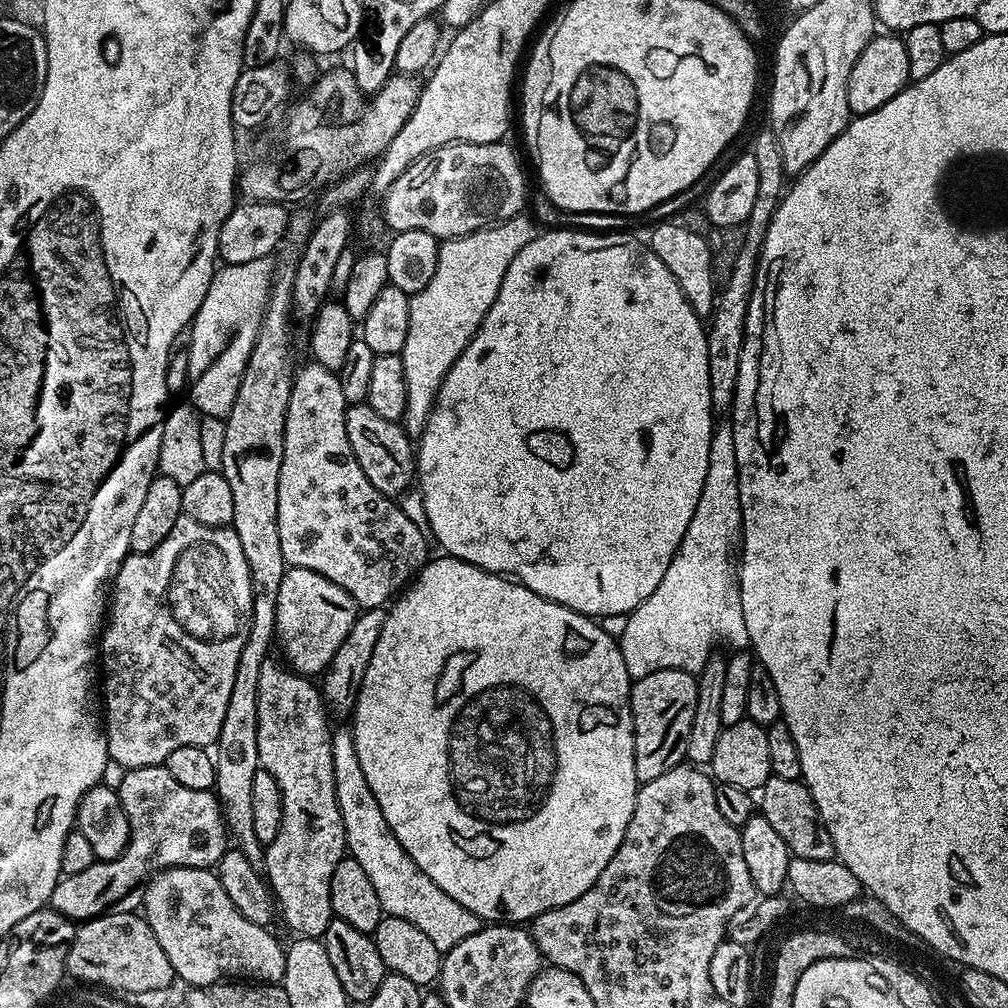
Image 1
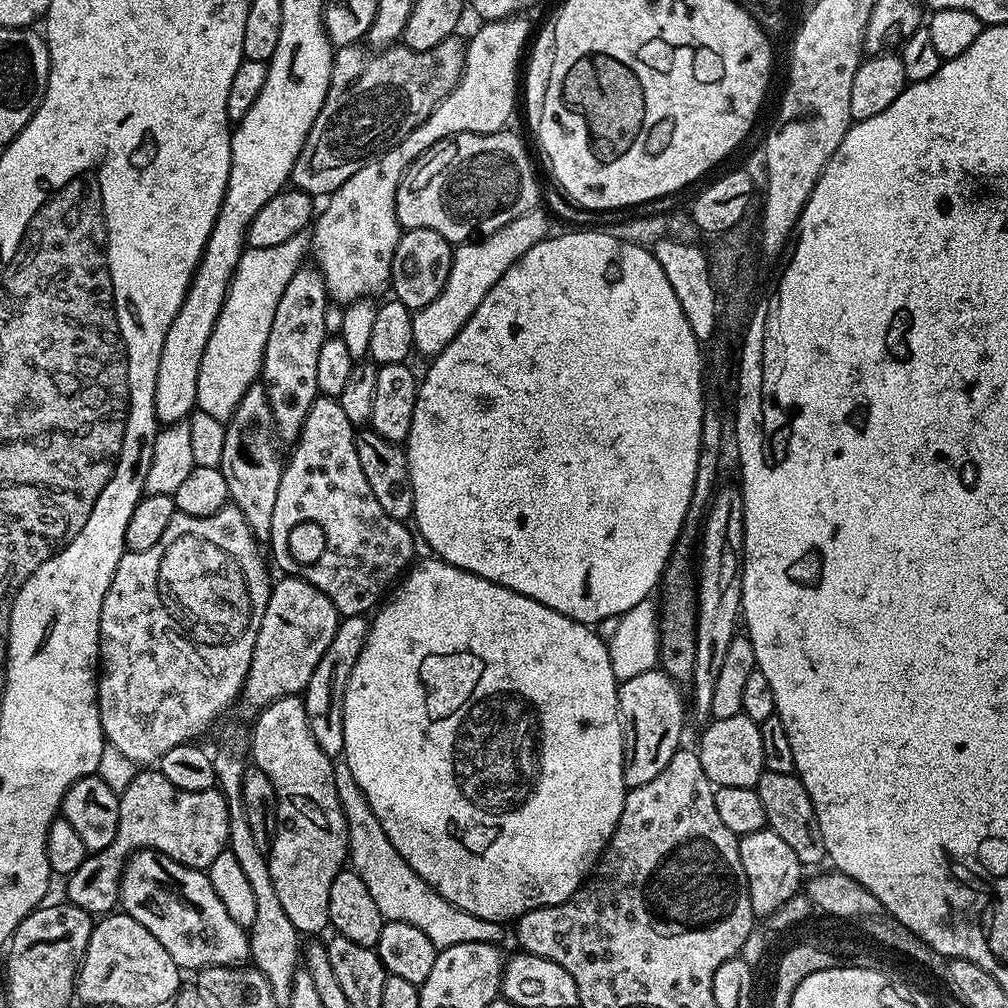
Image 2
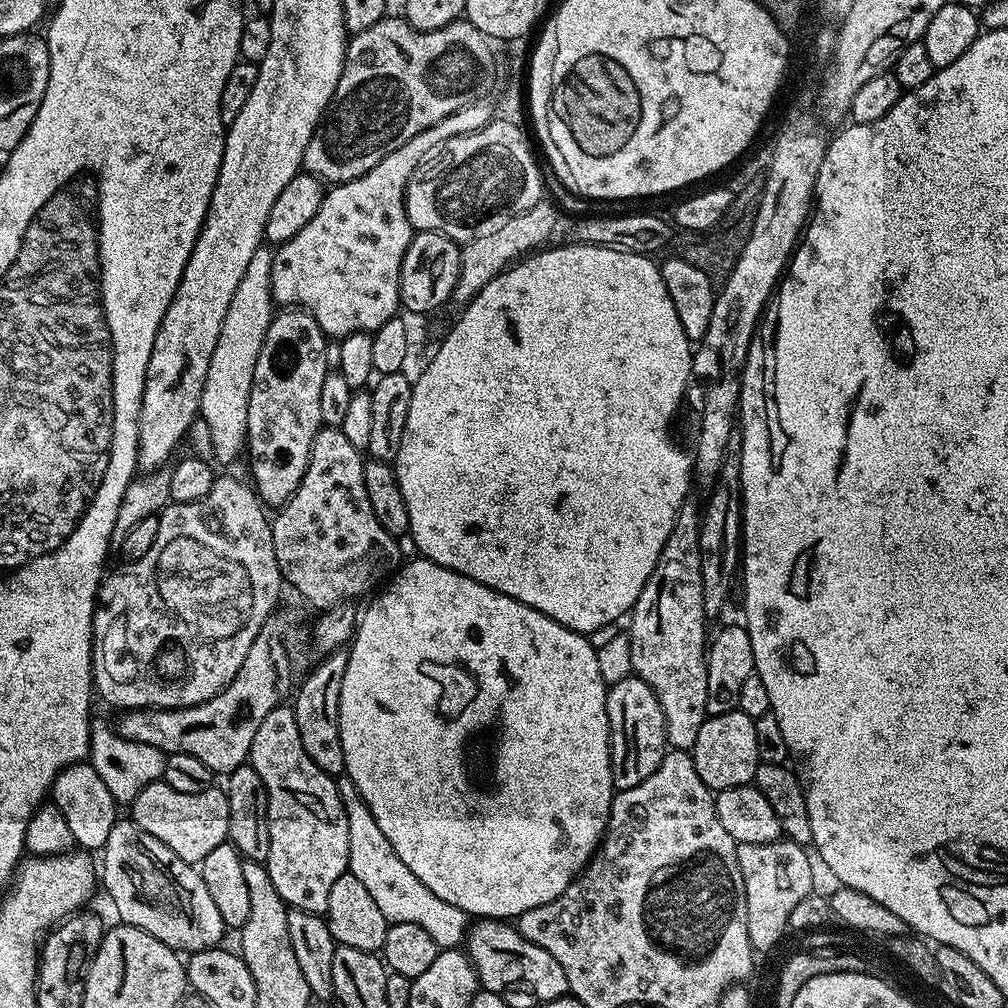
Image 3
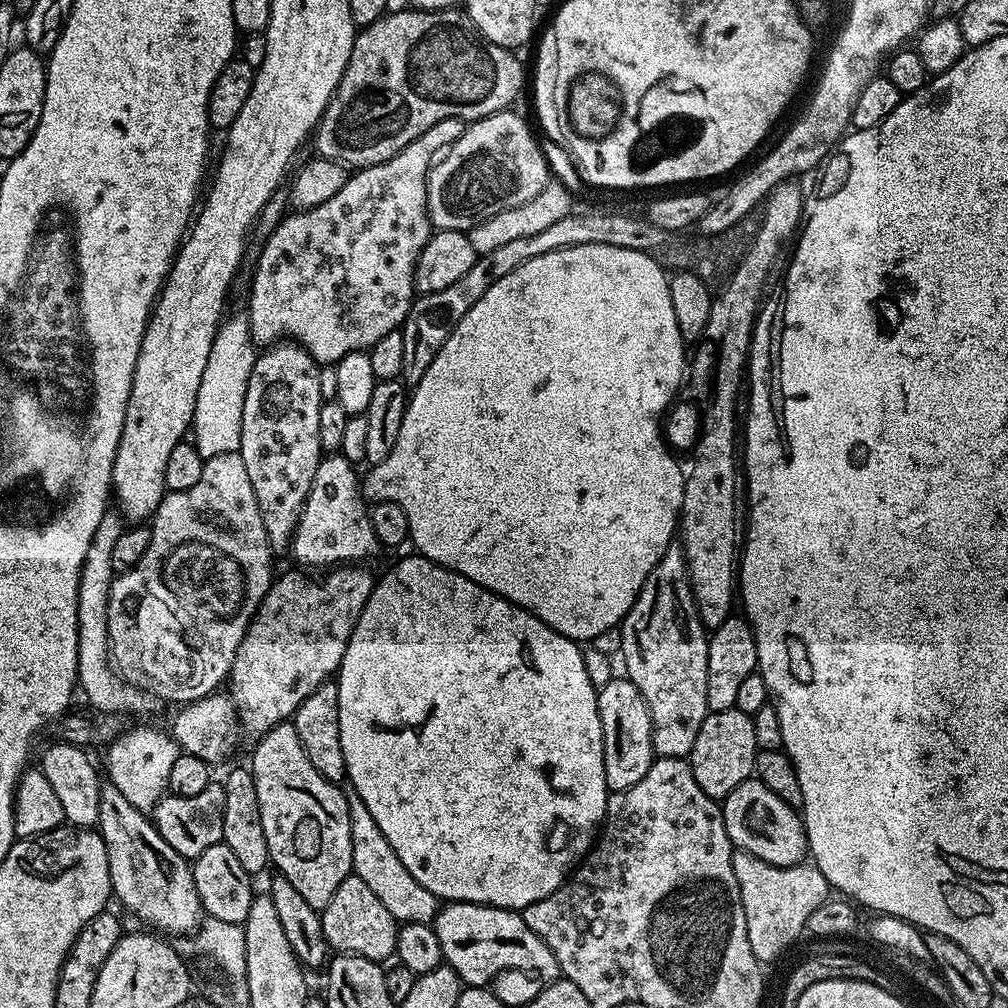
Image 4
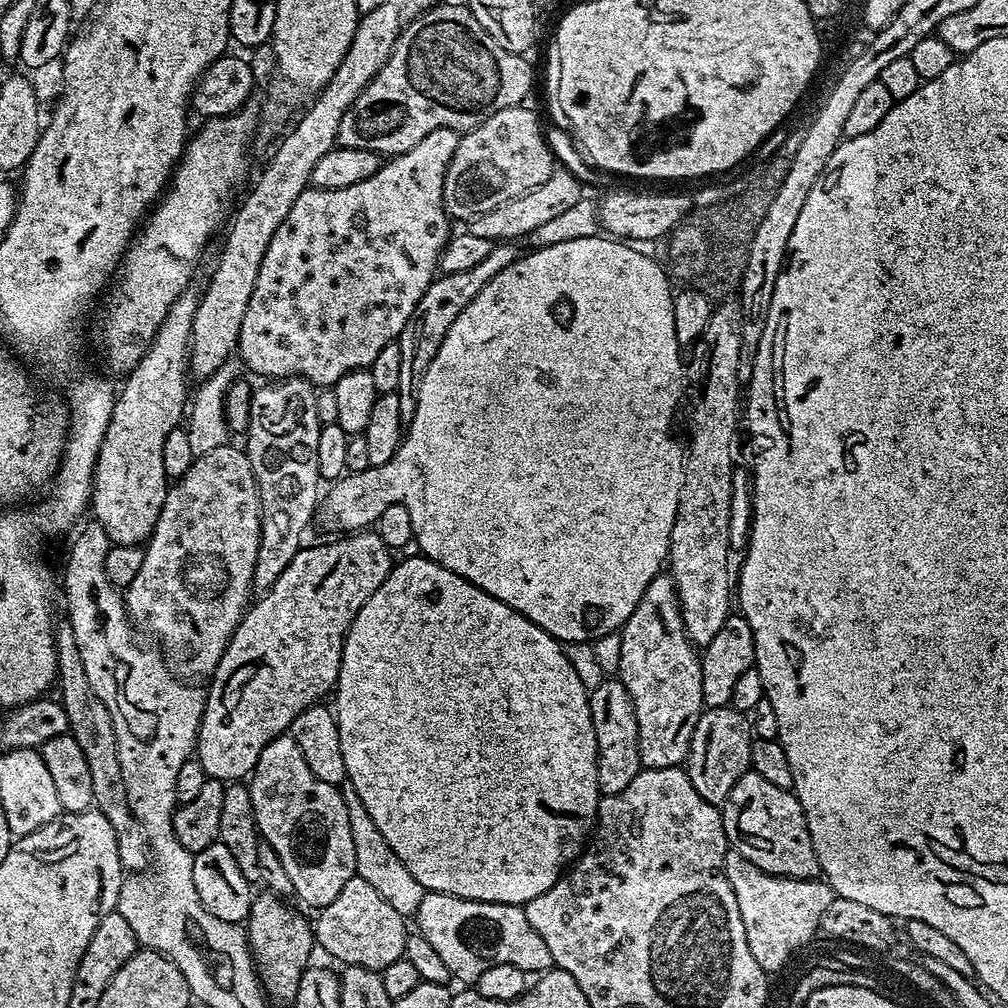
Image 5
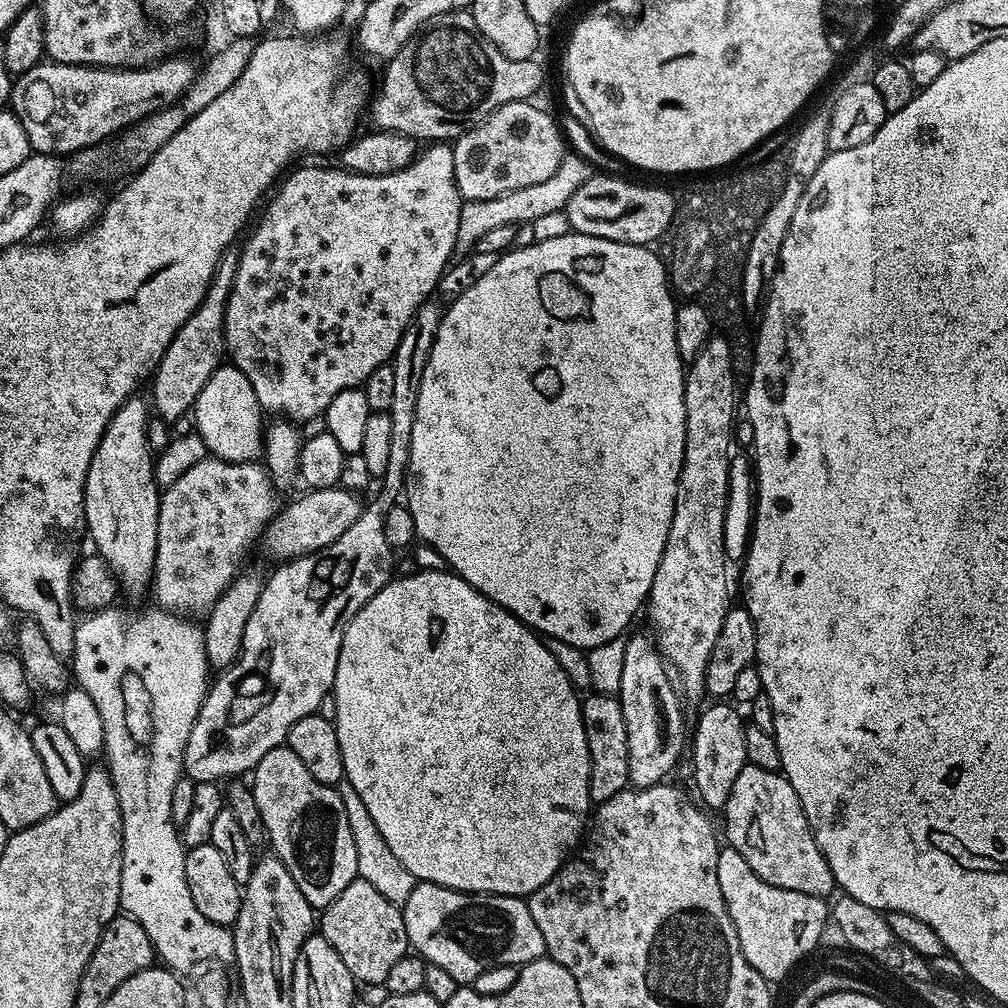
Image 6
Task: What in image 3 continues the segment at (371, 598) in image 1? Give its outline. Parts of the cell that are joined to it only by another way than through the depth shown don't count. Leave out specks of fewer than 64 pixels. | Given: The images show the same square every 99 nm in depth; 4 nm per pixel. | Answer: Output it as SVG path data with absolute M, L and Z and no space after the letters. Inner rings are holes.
M321 427L312 443L308 469L298 490L271 521L274 554L281 577L287 587L289 584L316 610L335 608L337 604L355 601L355 596L364 596L372 591L375 593L401 567L401 541L384 529L374 514L374 506L370 506L364 481L365 463L361 449L350 446L350 438L346 438L344 432L339 428Z

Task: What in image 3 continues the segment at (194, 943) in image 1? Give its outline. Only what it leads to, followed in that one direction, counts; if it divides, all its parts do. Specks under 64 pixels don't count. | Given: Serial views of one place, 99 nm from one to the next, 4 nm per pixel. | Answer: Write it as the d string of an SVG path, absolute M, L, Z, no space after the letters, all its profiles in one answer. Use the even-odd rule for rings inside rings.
M131 818L117 819L102 849L102 888L108 891L119 919L146 930L166 946L191 954L203 948L215 948L226 933L222 914L206 890L206 882L193 865L187 864L170 846L146 834Z

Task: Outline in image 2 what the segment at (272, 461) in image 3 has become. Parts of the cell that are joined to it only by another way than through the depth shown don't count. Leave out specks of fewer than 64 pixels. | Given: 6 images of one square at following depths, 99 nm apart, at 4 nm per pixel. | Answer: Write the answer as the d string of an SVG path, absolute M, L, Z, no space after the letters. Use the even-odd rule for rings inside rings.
M300 267L286 285L278 310L274 310L274 322L270 326L270 338L266 338L264 351L262 383L272 407L276 435L287 442L295 441L300 435L306 414L318 398L318 354L329 331L328 287L319 267L308 267Z

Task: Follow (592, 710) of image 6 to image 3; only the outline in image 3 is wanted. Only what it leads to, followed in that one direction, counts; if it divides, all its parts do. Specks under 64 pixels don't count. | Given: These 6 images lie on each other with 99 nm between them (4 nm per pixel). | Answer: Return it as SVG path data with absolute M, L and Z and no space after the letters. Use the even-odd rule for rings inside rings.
M629 674L625 680L619 680L617 684L608 688L606 714L613 734L613 789L638 786L638 782L650 778L650 774L654 774L654 770L658 770L666 751L662 706L658 702L654 690L645 680L635 674Z

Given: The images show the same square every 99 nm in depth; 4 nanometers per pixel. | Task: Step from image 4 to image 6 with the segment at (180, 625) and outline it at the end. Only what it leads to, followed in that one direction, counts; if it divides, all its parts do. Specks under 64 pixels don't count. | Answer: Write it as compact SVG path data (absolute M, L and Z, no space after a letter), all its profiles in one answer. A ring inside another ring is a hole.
M207 455L204 459L194 462L194 466L190 466L190 470L186 470L186 474L182 474L182 478L178 478L178 482L174 482L168 488L163 489L160 498L160 513L158 514L158 546L156 547L156 565L152 571L152 582L150 585L151 595L156 595L155 603L163 608L166 612L174 612L177 614L191 614L193 617L203 617L214 606L214 602L228 588L230 581L236 579L240 564L240 551L248 544L248 539L252 535L259 533L267 527L269 520L276 515L278 511L278 503L276 504L276 492L274 489L274 481L268 475L268 469L263 463L247 460L246 462L230 462L229 460L219 460L217 456Z

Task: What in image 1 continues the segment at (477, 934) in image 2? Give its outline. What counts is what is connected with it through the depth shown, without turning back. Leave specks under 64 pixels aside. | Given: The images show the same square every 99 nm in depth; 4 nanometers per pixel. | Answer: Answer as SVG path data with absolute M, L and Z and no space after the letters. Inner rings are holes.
M333 731L332 761L347 855L356 860L362 870L366 870L374 891L382 901L383 911L394 918L406 918L410 926L418 926L418 930L422 930L422 934L434 942L441 954L449 952L456 942L470 938L470 934L478 934L482 926L480 916L454 902L454 898L450 898L450 894L438 887L416 865L414 858L406 854L402 842L394 838L394 830L390 830L386 814L382 814L382 806L378 806L374 790L370 790L370 782L366 782L366 774L362 774L351 731Z

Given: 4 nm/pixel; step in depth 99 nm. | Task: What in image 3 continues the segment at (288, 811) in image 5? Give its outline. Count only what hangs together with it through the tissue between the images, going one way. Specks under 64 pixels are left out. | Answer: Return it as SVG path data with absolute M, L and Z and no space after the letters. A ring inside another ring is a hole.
M277 706L262 718L258 734L254 734L250 763L258 778L262 778L268 795L268 833L270 850L266 867L274 890L284 899L289 909L300 909L308 913L327 913L330 886L348 872L348 822L349 813L344 811L340 801L340 788L337 781L327 776L306 754L302 738L298 734L298 722L291 707Z

